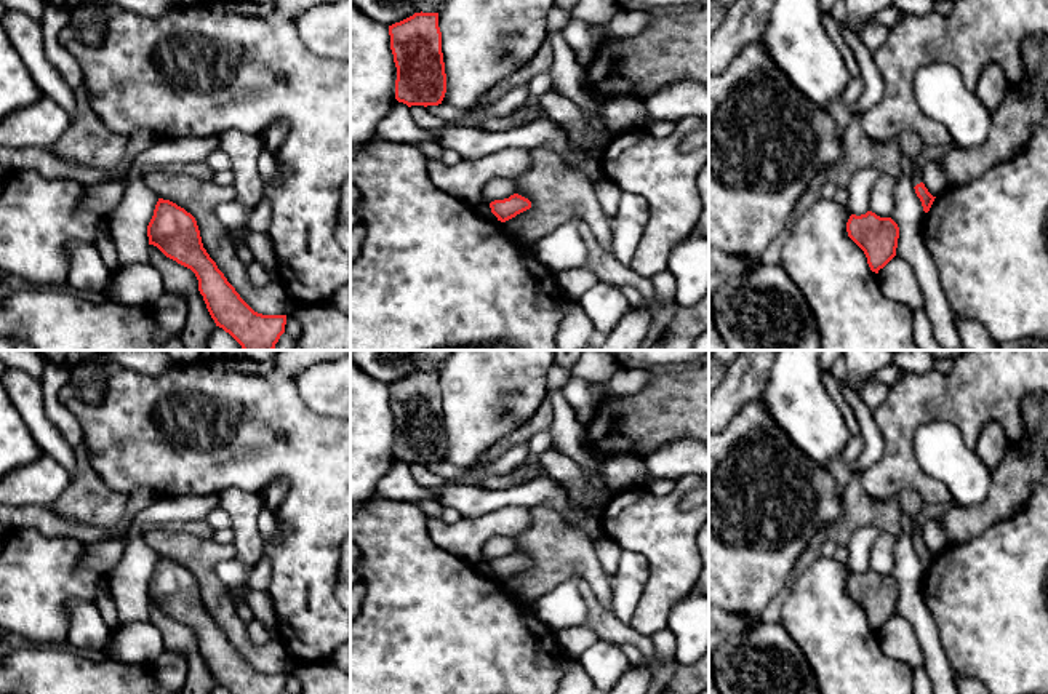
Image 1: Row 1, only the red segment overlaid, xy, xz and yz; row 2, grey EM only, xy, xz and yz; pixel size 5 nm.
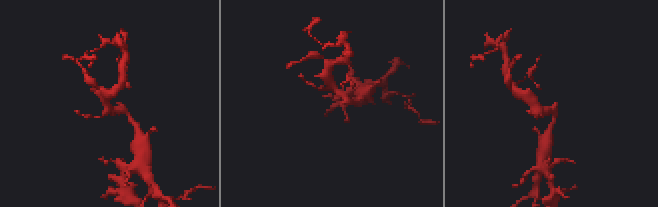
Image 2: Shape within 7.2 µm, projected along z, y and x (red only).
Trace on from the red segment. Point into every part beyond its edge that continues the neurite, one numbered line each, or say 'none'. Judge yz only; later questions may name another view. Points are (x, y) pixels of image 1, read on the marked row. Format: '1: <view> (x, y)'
1: yz (911, 144)

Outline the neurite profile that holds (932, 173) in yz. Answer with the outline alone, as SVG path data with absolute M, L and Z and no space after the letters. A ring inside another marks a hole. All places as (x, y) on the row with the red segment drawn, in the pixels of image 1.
M939 158L923 165L922 179L933 197L938 197L946 189L942 165Z

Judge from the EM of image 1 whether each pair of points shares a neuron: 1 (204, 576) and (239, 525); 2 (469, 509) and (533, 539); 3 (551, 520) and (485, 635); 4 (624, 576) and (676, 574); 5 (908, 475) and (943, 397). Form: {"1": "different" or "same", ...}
{"1": "different", "2": "different", "3": "different", "4": "different", "5": "same"}

